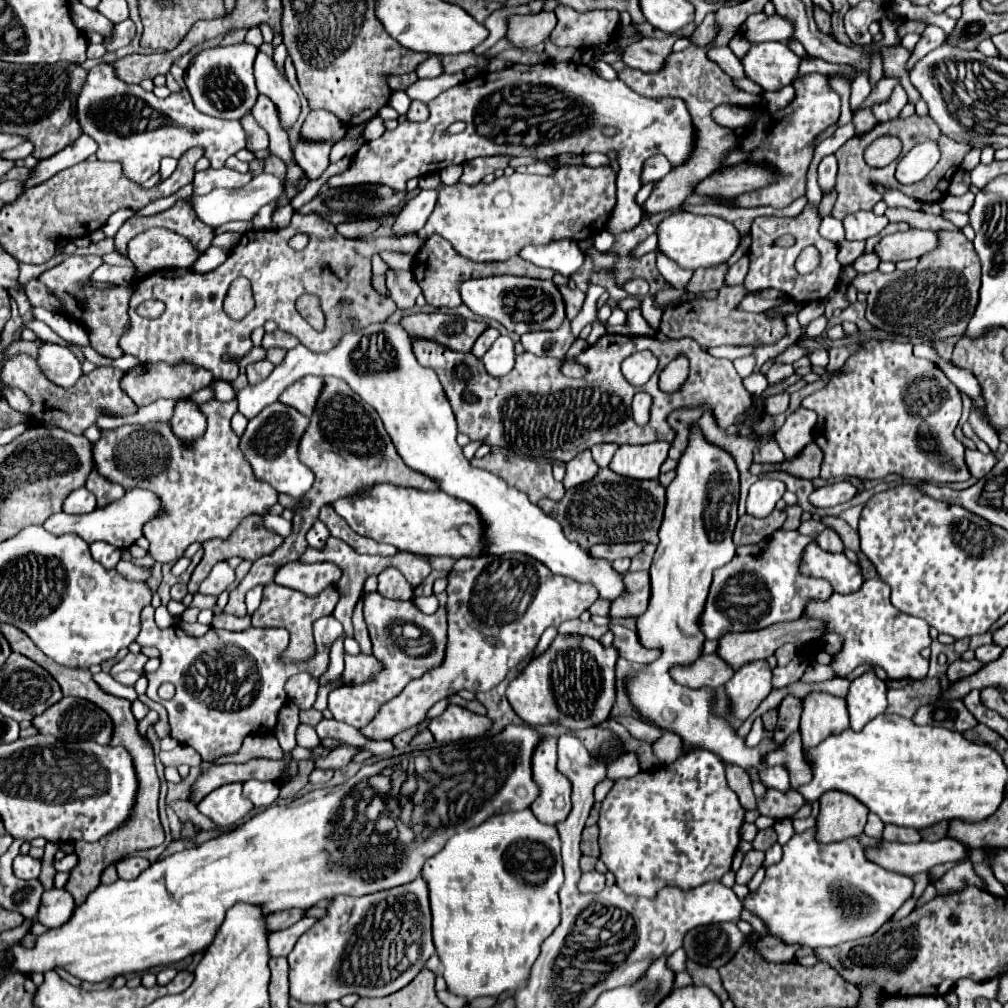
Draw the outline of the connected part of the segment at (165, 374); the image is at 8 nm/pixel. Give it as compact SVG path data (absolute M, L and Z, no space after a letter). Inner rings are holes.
M164 362L158 364L138 364L134 370L130 370L124 376L124 392L128 392L128 396L134 400L134 404L138 408L148 406L160 398L168 398L168 400L178 400L178 398L186 398L192 396L196 390L206 388L208 382L212 380L212 374L208 374L208 370L200 370L196 366L188 366L188 364L180 364L180 366L168 366Z

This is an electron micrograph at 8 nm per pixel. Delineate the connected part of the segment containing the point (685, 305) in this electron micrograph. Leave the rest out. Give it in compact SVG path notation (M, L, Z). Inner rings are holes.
M722 286L716 300L694 298L682 302L676 308L668 308L660 322L660 332L669 339L690 336L694 340L712 340L712 346L730 344L730 346L764 346L774 344L786 334L786 324L782 318L768 320L764 314L750 314L736 310L736 304L746 296L742 286Z

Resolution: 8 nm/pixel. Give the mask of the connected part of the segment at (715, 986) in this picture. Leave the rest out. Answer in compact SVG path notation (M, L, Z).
M686 962L686 972L692 976L692 982L708 986L720 1000L728 998L728 994L722 990L718 970L712 970L710 966L696 966L694 962Z

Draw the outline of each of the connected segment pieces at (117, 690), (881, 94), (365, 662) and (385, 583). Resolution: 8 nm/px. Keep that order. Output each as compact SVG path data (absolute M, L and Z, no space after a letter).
M98 672L98 674L94 674L92 678L94 678L94 682L96 682L104 692L108 692L108 694L112 694L112 696L126 698L126 700L130 700L130 702L134 702L134 700L138 698L134 686L124 686L124 684L116 682L108 672Z
M890 76L890 78L882 78L880 82L876 82L876 84L872 86L870 96L862 102L862 106L860 106L858 110L864 110L864 108L870 108L870 106L874 106L874 104L882 104L882 102L886 102L886 100L890 98L894 86L898 86L898 84L900 84L900 78L894 78L894 76Z
M344 656L346 662L346 670L344 670L344 682L346 684L364 684L364 680L372 680L372 676L376 672L382 670L380 660L376 660L374 656Z
M384 568L378 574L378 592L386 598L396 600L412 600L412 586L406 582L406 578L400 574L398 568Z

